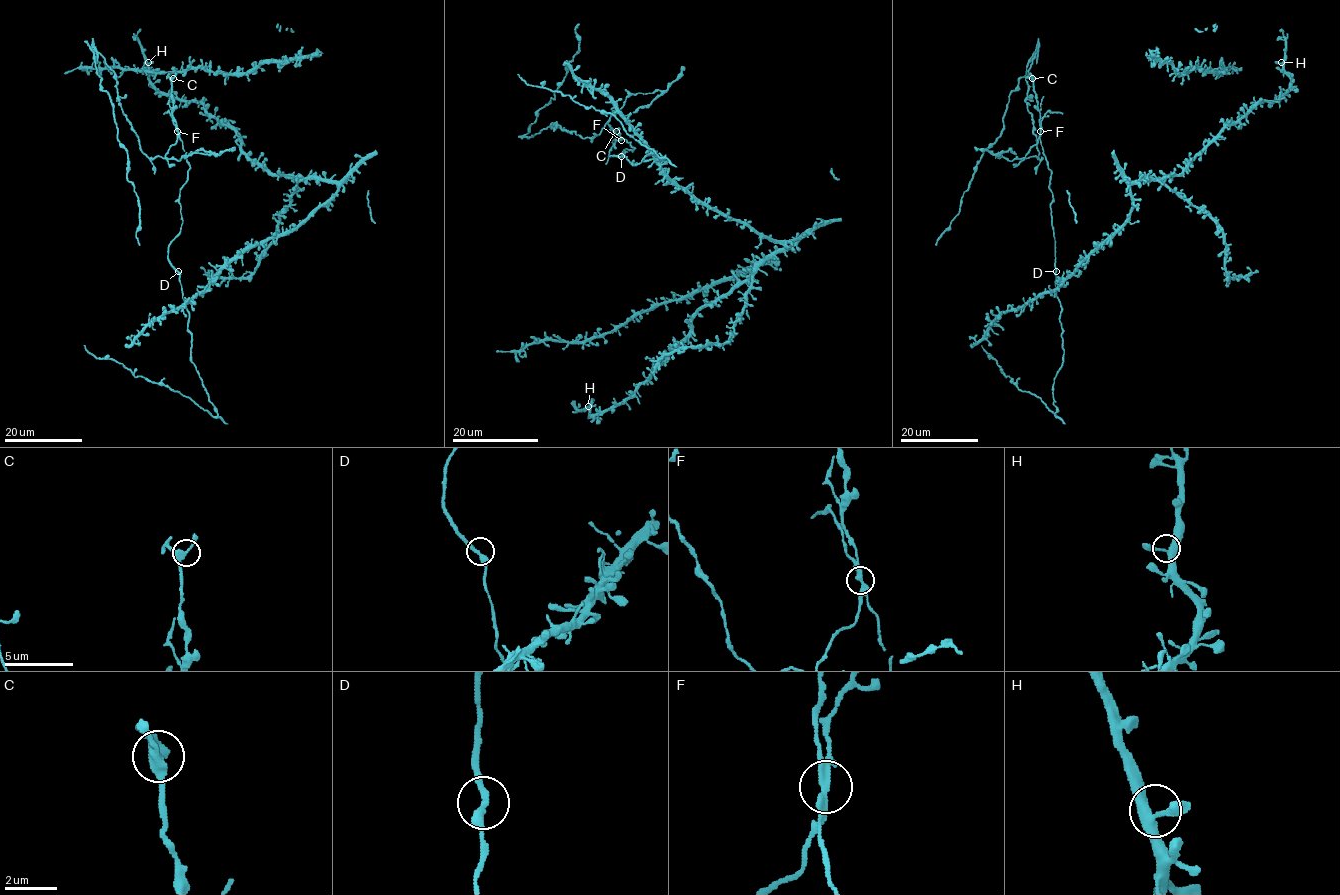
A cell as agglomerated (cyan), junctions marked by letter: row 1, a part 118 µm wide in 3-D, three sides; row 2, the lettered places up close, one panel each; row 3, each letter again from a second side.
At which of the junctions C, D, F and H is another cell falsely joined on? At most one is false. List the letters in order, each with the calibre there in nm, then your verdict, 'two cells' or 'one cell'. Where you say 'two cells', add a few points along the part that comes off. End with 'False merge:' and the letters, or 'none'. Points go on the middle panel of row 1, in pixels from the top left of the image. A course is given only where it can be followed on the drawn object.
C: calibre 300 nm; one cell
D: calibre 300 nm; one cell
F: calibre 240 nm; two cells; course (620, 139), (606, 122), (583, 138), (552, 122), (525, 135), (566, 76), (579, 24)
H: calibre 300 nm; one cell
False merge: F

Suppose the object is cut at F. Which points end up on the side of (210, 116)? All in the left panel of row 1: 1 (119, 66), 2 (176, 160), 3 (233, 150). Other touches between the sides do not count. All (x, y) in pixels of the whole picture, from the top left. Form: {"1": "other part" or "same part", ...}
{"1": "same part", "2": "other part", "3": "other part"}

